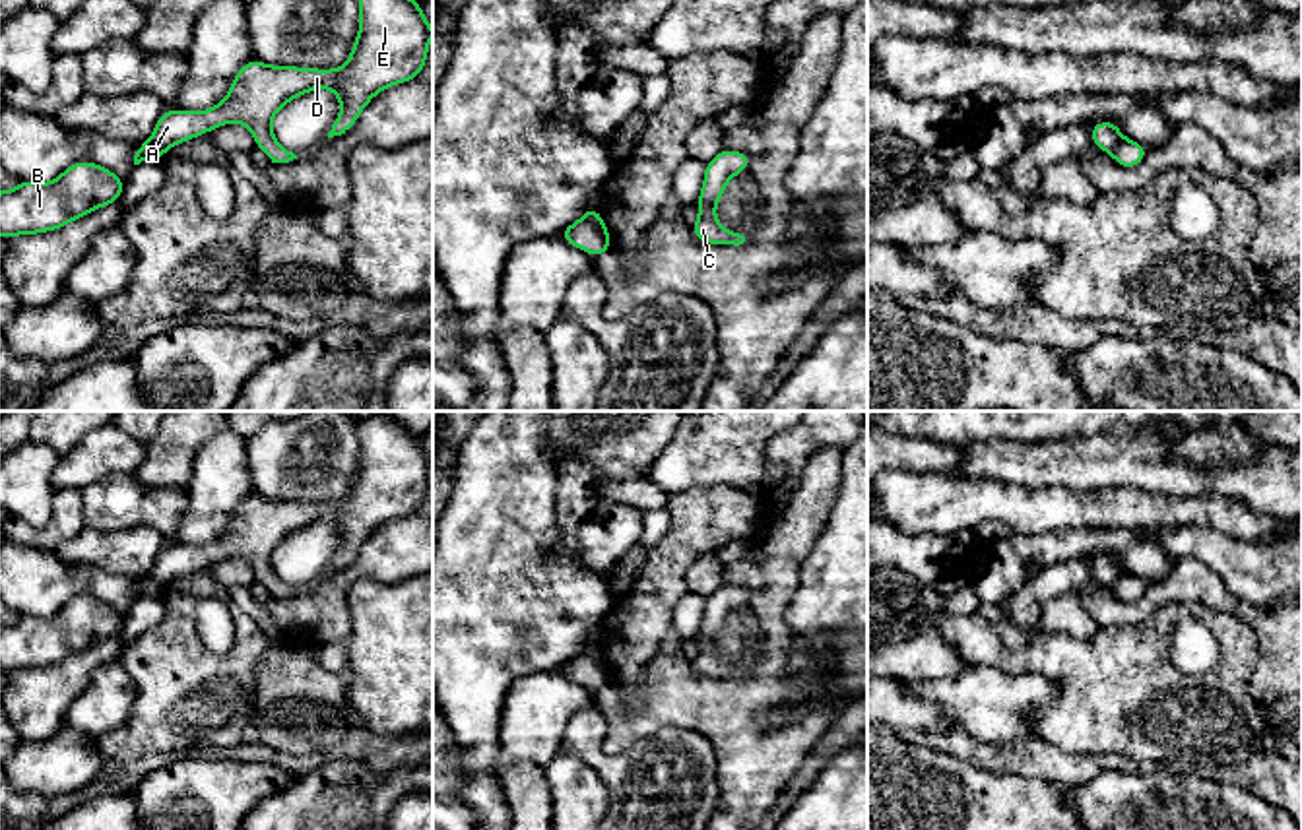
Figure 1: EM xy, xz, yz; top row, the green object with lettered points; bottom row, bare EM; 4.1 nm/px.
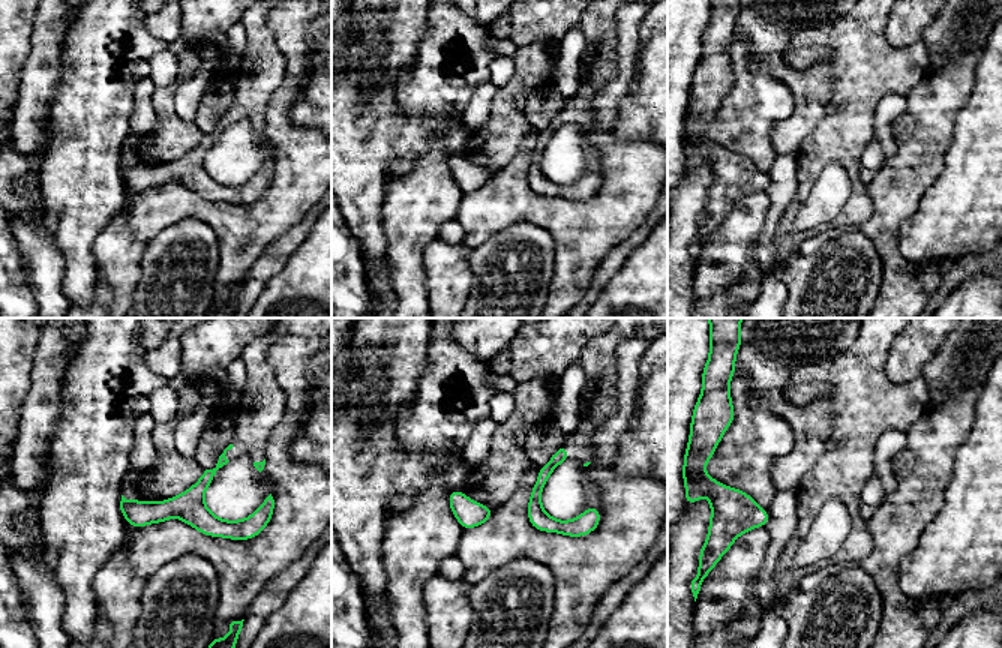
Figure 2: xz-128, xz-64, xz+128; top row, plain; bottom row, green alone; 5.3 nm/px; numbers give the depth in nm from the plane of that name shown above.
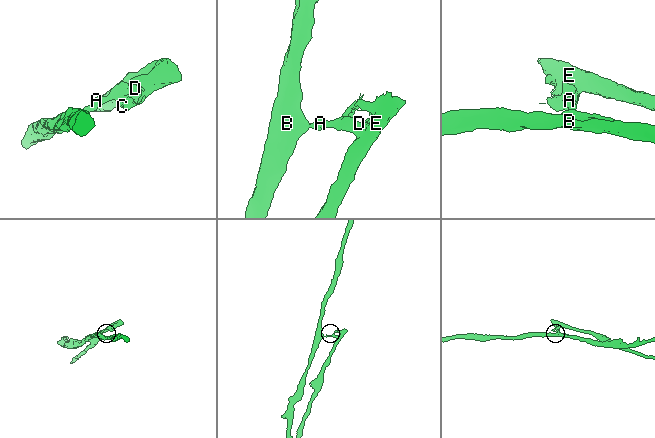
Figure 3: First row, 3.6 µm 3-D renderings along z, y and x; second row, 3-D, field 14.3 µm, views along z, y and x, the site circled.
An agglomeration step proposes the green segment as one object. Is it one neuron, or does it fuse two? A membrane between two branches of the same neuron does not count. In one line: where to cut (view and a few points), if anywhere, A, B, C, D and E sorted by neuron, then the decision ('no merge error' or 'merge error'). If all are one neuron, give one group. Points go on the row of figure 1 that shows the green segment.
xz (583, 218), (600, 231), (610, 247) | A C D E / B | merge error

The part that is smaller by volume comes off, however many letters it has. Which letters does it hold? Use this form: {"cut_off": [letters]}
{"cut_off": ["A", "C", "D", "E"]}

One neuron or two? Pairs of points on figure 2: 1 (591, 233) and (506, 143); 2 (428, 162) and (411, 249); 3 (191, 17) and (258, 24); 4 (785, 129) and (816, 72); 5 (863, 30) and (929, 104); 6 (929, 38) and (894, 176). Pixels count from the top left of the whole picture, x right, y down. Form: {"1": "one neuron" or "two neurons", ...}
{"1": "two neurons", "2": "one neuron", "3": "two neurons", "4": "one neuron", "5": "two neurons", "6": "two neurons"}

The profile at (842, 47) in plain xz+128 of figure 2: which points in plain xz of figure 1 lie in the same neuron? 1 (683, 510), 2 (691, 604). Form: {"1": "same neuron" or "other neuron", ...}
{"1": "same neuron", "2": "other neuron"}

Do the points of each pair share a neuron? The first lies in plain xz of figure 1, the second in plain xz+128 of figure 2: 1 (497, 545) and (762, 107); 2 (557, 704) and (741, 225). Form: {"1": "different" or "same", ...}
{"1": "same", "2": "same"}

